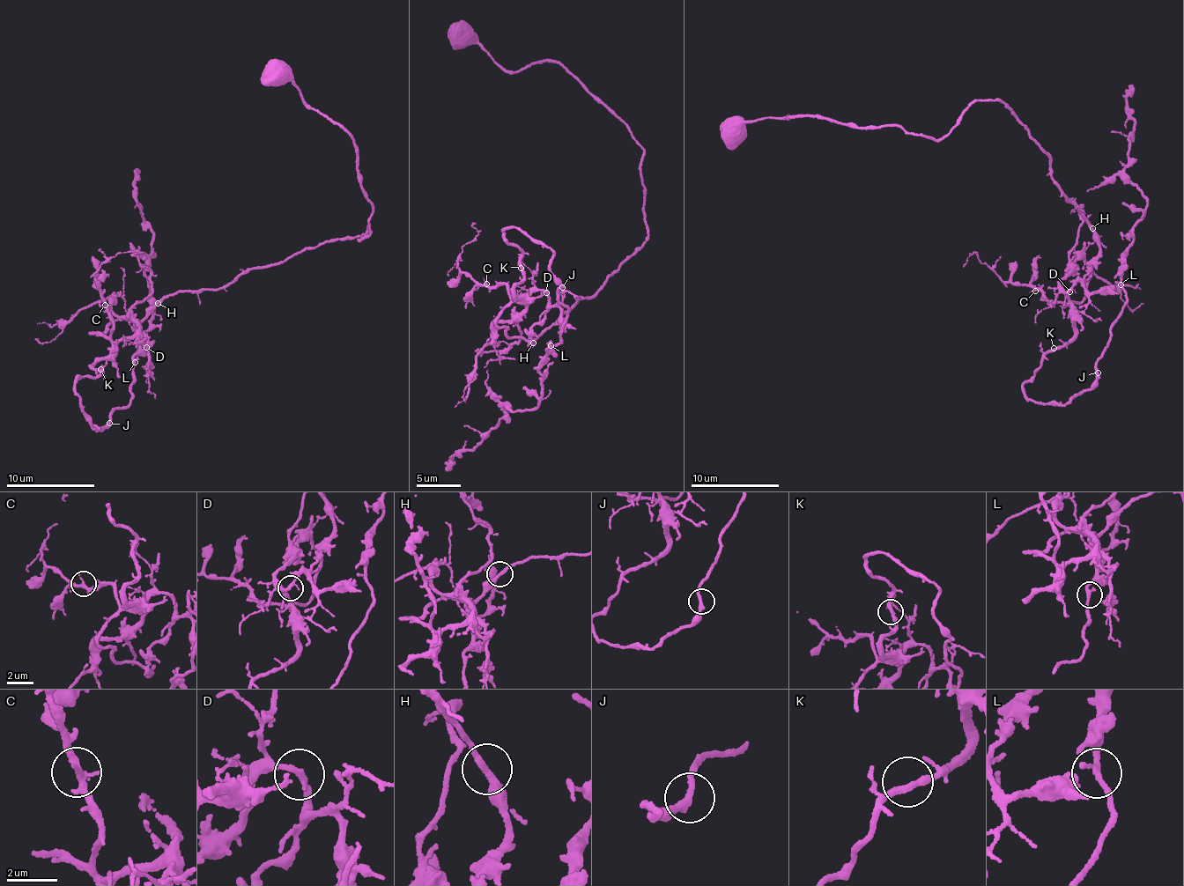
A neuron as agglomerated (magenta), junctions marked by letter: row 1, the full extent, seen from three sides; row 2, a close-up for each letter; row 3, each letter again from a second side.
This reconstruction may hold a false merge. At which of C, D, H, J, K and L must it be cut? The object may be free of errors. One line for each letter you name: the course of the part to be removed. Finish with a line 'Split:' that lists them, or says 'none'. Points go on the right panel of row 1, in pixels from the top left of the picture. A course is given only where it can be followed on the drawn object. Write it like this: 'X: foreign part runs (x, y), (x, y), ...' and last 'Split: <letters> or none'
Split: none

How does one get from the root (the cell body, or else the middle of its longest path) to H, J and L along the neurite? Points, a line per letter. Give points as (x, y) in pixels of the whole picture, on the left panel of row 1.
H: (275, 71), (350, 134), (369, 233), (157, 302)
J: (275, 71), (350, 134), (369, 233), (92, 332), (111, 350), (75, 389), (94, 429), (109, 423)
L: (275, 71), (350, 134), (369, 233), (92, 332), (111, 343), (76, 379), (94, 429), (135, 362)

